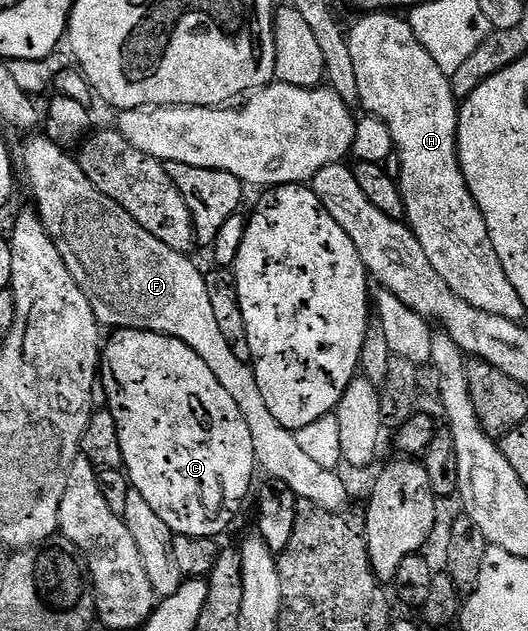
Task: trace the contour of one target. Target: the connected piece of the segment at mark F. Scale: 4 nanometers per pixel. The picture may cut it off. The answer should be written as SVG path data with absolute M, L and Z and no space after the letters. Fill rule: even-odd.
M33 135L28 138L25 150L19 157L19 165L25 168L25 177L29 180L29 185L33 188L33 201L37 217L43 223L47 235L53 243L67 271L75 279L79 291L87 297L87 303L91 303L91 311L95 311L98 322L110 330L119 329L138 329L139 331L151 331L159 335L167 335L187 343L207 367L211 367L215 379L219 379L219 384L227 395L231 395L231 400L239 406L239 411L243 415L243 420L247 423L247 428L251 430L251 443L255 443L255 459L257 467L266 478L287 483L291 491L295 491L297 498L303 501L310 501L324 509L334 511L344 510L345 500L349 497L349 489L345 486L345 481L340 477L340 472L319 467L319 463L312 461L303 450L299 448L296 432L283 423L275 420L275 415L267 411L267 402L259 391L259 383L255 383L252 364L243 359L239 359L227 347L227 339L223 339L223 331L219 331L219 323L215 320L215 314L211 308L209 296L207 296L207 283L205 273L197 270L197 265L184 253L175 251L167 247L151 231L139 227L123 207L119 207L103 191L99 191L83 175L81 162L76 156L70 155L64 148L57 146L48 140L44 135Z

